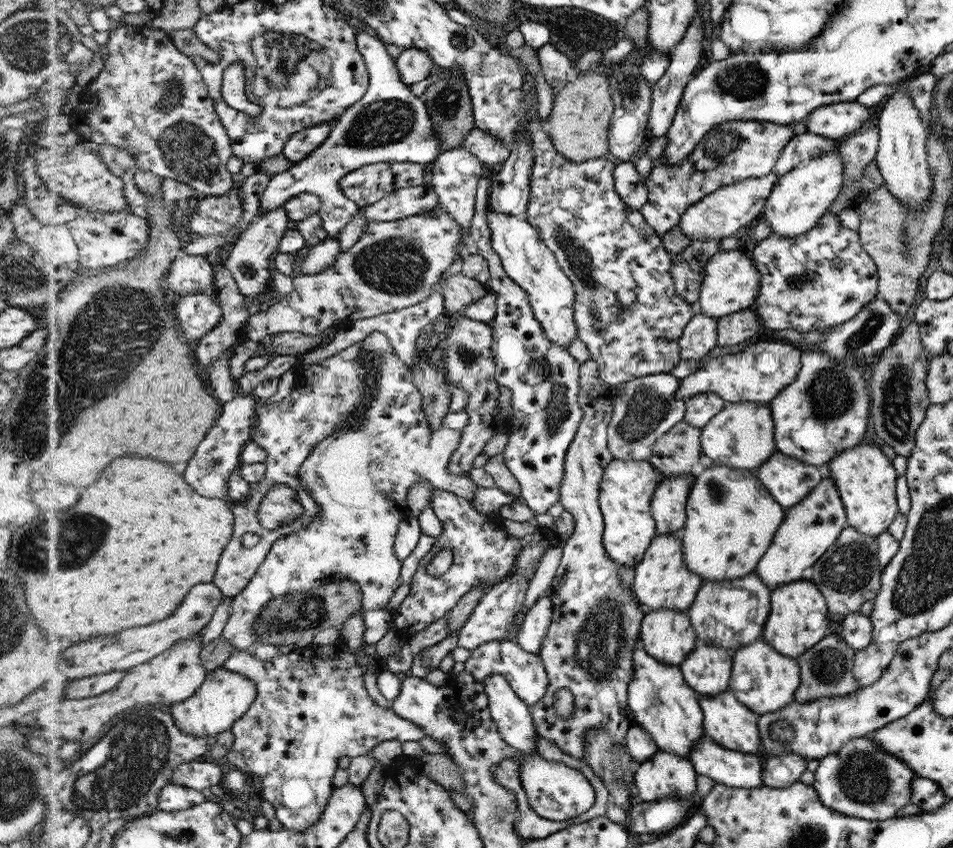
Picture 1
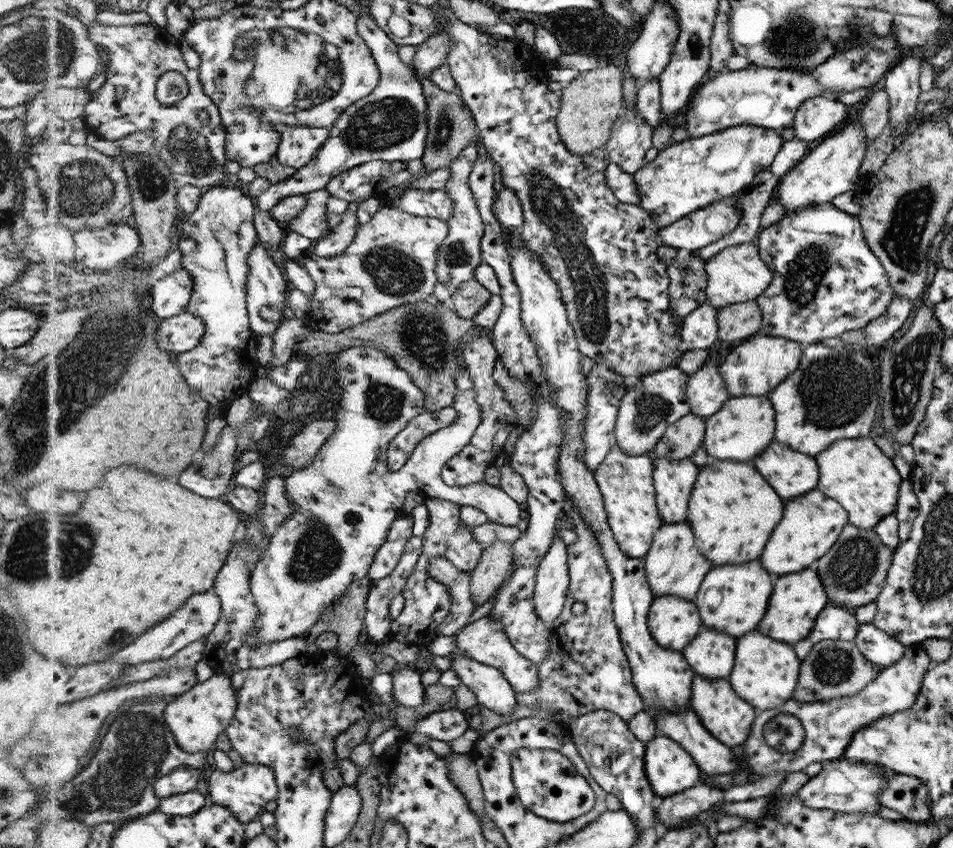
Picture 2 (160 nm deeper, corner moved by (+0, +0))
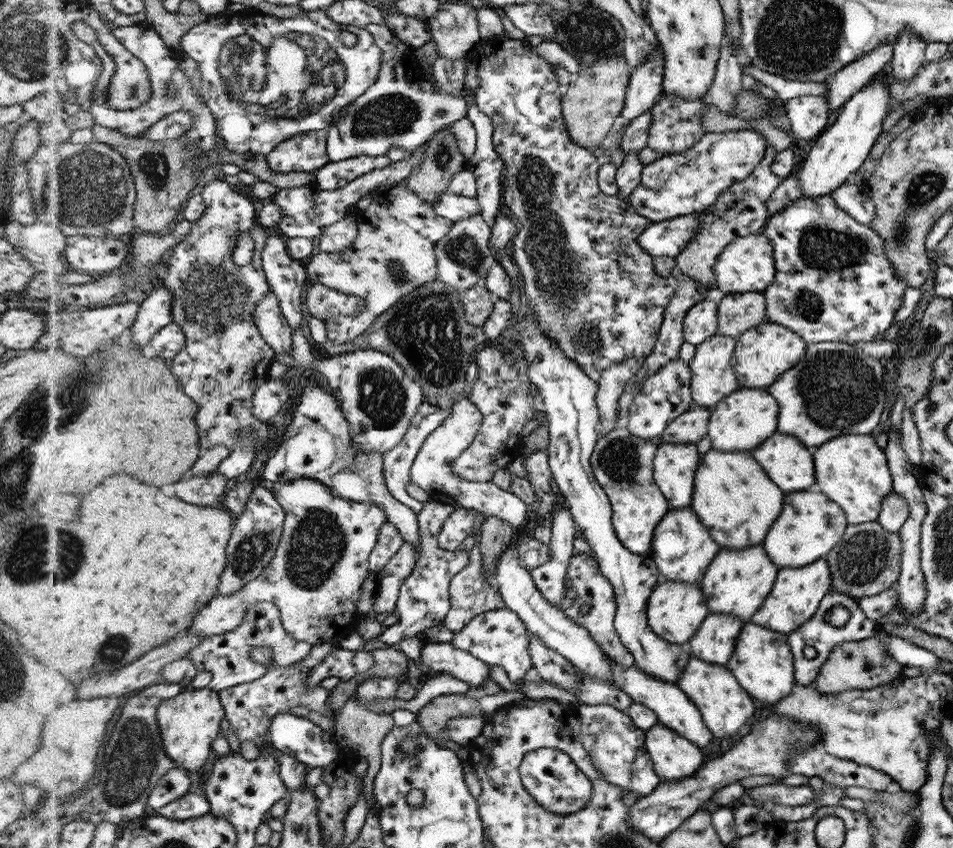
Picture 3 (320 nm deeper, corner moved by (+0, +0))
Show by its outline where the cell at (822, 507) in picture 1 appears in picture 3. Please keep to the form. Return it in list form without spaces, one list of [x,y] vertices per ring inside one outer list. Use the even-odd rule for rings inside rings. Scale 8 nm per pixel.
[[[796,491],[788,496],[784,514],[776,518],[768,542],[764,542],[767,554],[780,568],[798,568],[811,565],[831,552],[847,532],[847,516],[839,503],[832,502],[822,491]]]

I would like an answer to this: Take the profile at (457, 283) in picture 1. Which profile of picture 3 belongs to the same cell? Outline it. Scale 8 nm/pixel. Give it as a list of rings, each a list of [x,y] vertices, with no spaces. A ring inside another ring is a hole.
[[[479,283],[462,292],[461,300],[465,306],[467,321],[482,327],[493,311],[494,297],[491,292],[483,283]]]

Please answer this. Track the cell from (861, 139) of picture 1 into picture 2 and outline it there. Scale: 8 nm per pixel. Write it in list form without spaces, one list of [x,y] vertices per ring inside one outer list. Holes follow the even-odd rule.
[[[885,89],[873,92],[861,107],[860,122],[864,127],[866,140],[873,142],[889,124],[889,96]]]

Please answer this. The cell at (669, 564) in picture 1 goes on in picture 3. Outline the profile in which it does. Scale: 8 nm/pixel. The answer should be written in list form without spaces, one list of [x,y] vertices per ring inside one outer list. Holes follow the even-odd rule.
[[[687,506],[680,510],[670,510],[663,521],[659,522],[654,534],[654,547],[650,552],[655,554],[655,562],[662,574],[661,579],[698,583],[718,556],[720,548],[719,543],[708,534],[703,522],[700,522],[692,506]]]

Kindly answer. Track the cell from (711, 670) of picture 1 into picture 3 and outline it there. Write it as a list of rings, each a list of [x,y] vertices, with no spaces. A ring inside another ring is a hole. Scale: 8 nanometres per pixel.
[[[710,614],[686,644],[690,655],[708,664],[726,665],[734,656],[736,641],[744,622],[736,615]]]

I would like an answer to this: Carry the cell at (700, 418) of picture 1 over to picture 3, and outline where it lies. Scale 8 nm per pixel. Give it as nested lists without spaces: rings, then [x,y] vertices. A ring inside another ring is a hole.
[[[718,333],[696,346],[694,358],[690,362],[691,395],[694,404],[702,406],[704,410],[713,411],[724,398],[740,388],[740,381],[734,369],[735,341],[735,337]]]

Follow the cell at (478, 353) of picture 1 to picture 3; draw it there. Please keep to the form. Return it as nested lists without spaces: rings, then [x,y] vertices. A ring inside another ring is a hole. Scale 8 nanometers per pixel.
[[[485,347],[476,355],[478,364],[478,379],[470,388],[470,402],[482,413],[482,424],[478,435],[470,447],[462,452],[456,461],[452,462],[457,477],[469,481],[488,482],[493,479],[497,470],[507,469],[512,461],[516,461],[518,454],[518,436],[520,430],[530,422],[534,416],[534,400],[540,397],[538,388],[530,382],[529,366],[523,358],[516,358],[512,353],[503,354],[493,347]]]

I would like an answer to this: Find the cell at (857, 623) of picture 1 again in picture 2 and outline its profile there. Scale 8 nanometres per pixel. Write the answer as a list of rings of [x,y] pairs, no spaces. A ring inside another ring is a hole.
[[[872,623],[859,624],[854,642],[867,660],[881,668],[899,662],[907,651],[907,645],[898,642]]]

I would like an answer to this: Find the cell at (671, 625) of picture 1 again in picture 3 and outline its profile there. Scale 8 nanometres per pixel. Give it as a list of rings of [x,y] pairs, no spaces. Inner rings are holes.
[[[660,579],[650,596],[650,604],[647,606],[647,622],[651,629],[668,642],[679,646],[686,646],[708,616],[710,616],[710,610],[707,598],[699,583]]]

